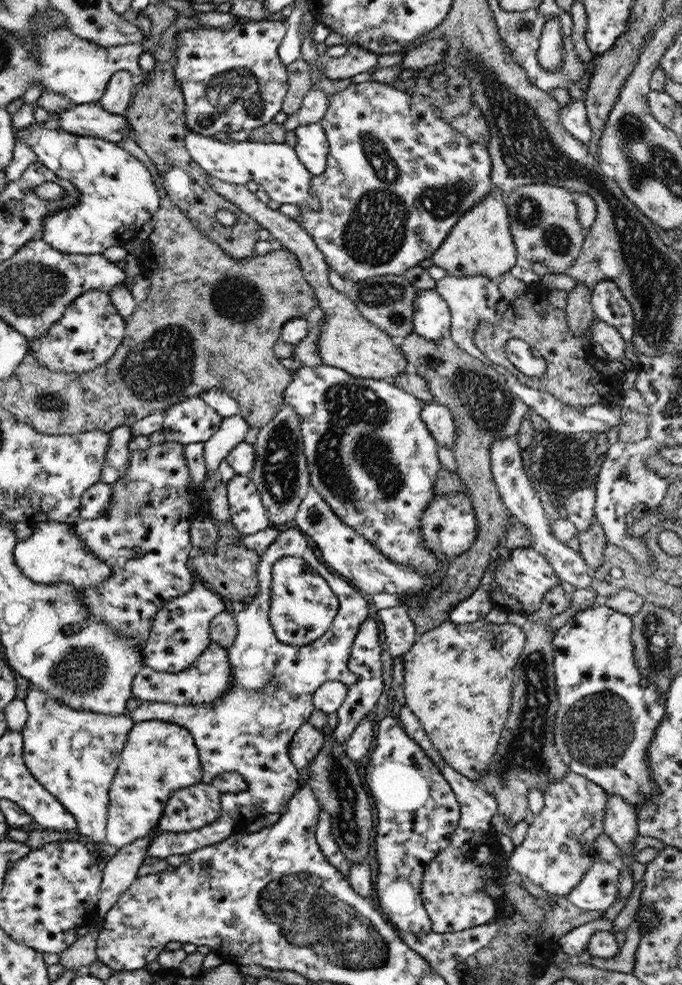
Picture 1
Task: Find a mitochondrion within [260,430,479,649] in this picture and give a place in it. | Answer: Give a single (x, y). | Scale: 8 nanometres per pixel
(314, 516)

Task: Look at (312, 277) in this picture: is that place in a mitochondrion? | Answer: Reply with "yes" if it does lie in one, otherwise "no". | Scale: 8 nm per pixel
no

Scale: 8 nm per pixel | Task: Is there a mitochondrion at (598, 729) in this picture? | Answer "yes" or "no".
yes

